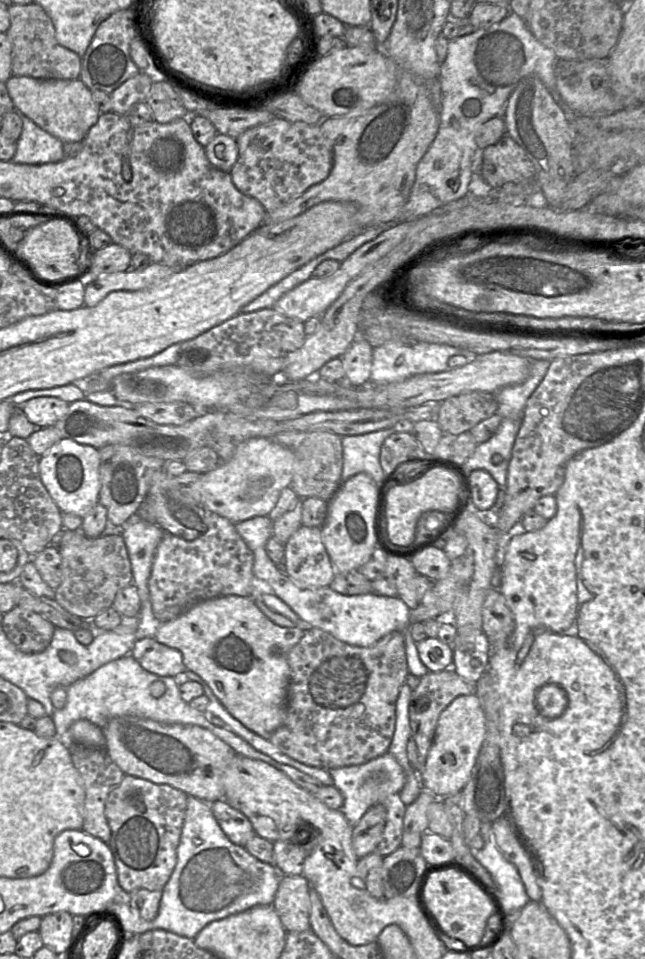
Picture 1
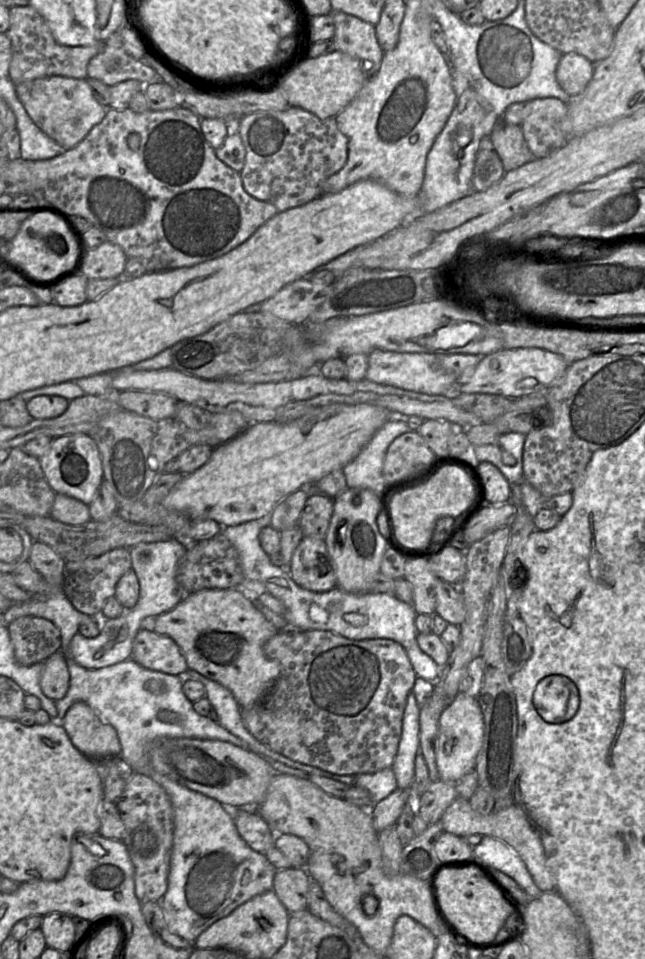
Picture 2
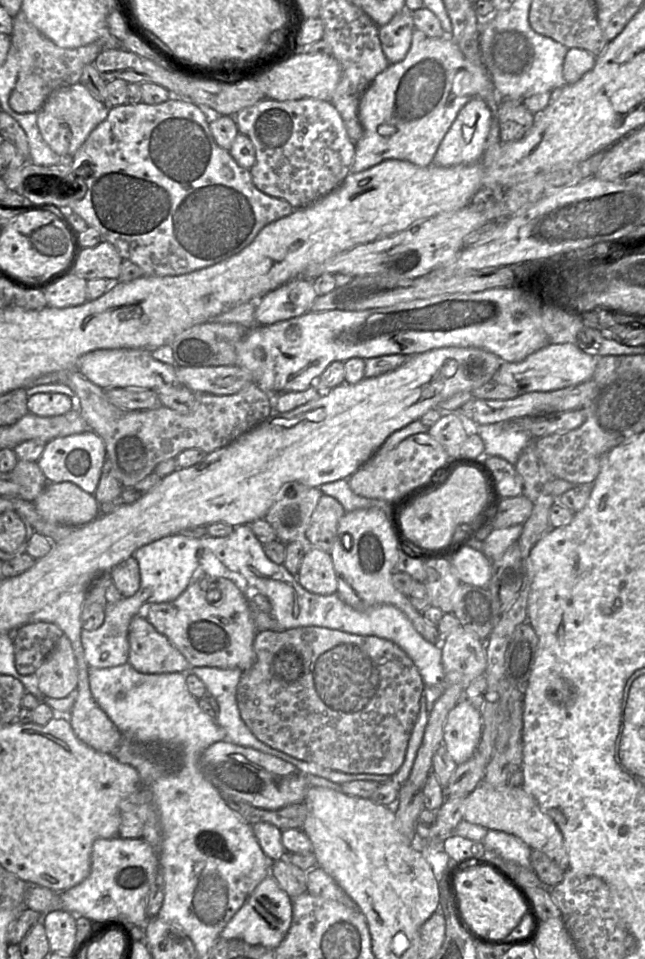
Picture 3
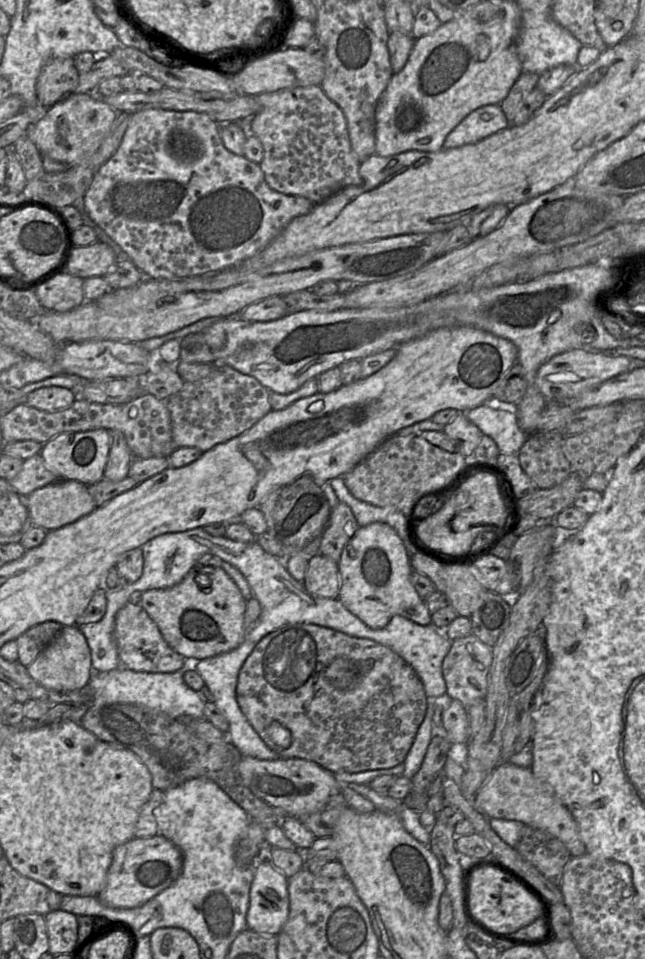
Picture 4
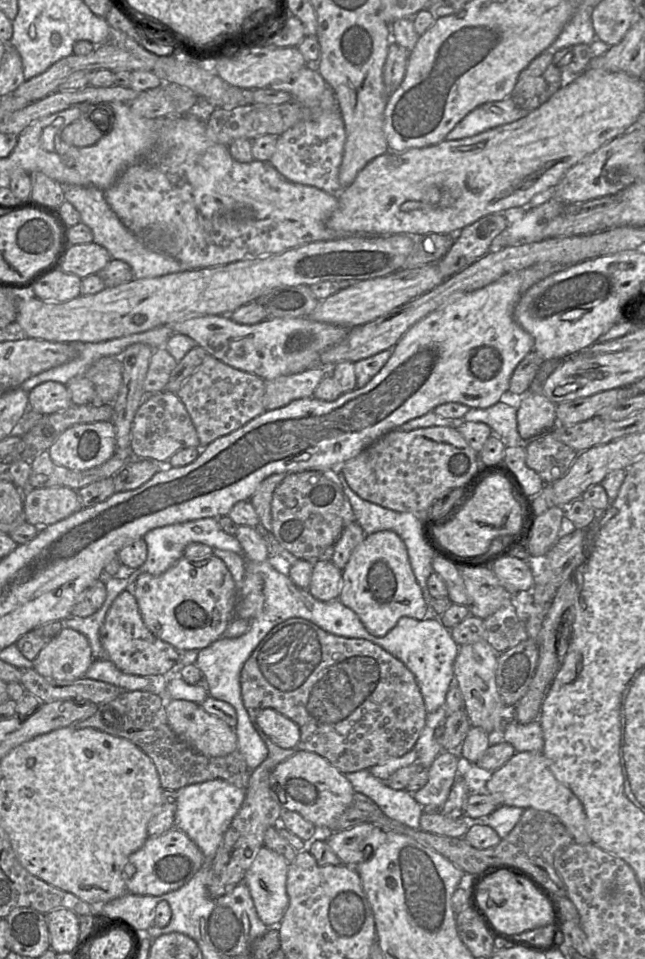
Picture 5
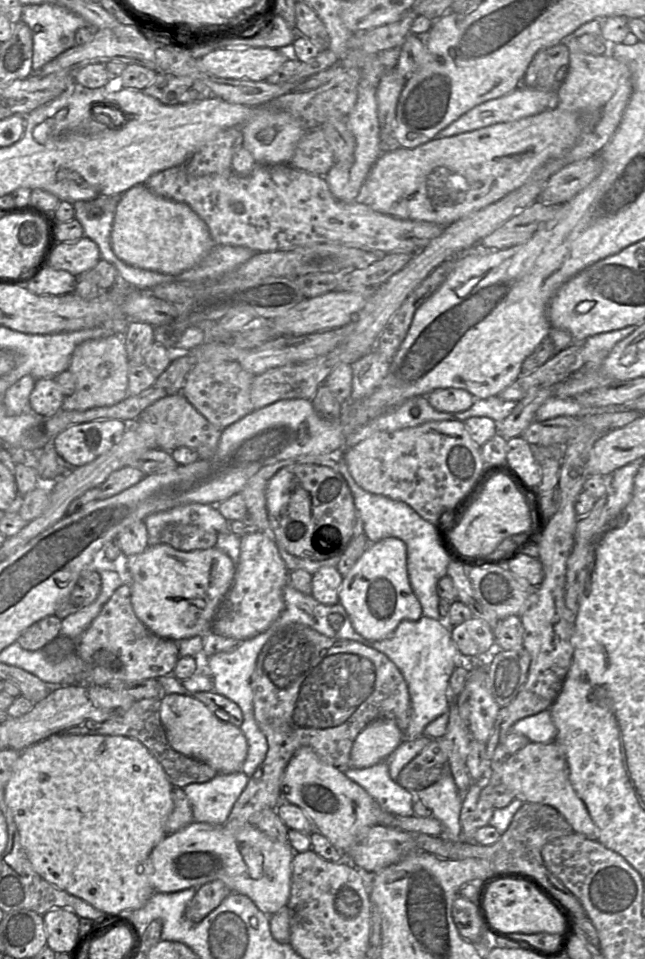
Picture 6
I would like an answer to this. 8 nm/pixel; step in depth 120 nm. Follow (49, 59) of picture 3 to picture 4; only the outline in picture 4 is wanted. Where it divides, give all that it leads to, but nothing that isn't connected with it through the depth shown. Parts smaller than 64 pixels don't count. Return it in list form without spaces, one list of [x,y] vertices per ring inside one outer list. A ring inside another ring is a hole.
[[[74,57],[50,59],[41,69],[36,82],[39,106],[49,108],[75,92],[78,80]]]

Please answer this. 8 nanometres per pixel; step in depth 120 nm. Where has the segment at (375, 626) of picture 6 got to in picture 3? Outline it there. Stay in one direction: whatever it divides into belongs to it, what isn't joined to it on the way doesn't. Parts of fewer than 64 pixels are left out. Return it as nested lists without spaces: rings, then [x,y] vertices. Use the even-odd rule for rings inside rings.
[[[368,508],[346,512],[338,522],[337,538],[330,552],[337,578],[337,594],[358,611],[383,604],[398,608],[427,642],[441,648],[442,641],[437,627],[425,620],[422,613],[412,606],[409,598],[393,586],[392,574],[399,552],[404,552],[400,538],[383,510]]]

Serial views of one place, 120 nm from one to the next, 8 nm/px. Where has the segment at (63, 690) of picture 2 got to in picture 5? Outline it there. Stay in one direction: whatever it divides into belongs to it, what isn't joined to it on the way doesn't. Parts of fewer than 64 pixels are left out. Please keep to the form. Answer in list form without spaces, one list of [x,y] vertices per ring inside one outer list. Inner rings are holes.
[[[63,627],[33,660],[33,669],[40,675],[58,681],[83,678],[94,658],[86,636]]]

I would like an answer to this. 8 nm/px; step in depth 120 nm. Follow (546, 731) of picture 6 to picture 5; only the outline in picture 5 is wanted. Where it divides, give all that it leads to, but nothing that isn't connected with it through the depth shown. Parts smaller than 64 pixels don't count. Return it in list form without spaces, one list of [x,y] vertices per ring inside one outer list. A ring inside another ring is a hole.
[[[510,719],[500,739],[511,744],[516,752],[542,752],[544,747],[543,731],[538,719],[528,724]]]

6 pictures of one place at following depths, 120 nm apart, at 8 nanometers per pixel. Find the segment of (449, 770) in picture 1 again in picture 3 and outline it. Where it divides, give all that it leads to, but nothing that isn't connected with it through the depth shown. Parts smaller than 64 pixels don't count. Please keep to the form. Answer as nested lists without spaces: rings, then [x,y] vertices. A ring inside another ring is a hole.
[[[465,697],[450,710],[443,728],[443,745],[457,765],[474,755],[482,728],[481,711]]]

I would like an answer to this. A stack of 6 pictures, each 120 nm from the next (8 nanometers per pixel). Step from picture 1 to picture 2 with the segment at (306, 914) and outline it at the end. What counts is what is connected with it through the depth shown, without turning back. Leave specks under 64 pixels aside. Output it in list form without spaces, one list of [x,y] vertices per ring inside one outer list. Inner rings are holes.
[[[305,868],[277,870],[272,890],[290,914],[307,909],[310,876]]]

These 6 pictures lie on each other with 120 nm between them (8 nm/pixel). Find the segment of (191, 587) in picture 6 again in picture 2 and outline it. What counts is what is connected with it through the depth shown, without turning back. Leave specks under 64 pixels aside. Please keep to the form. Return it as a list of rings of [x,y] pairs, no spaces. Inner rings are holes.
[[[203,589],[187,595],[173,609],[156,617],[154,631],[172,638],[183,652],[188,668],[226,687],[231,691],[241,709],[250,708],[260,703],[269,693],[281,671],[281,664],[277,660],[269,659],[264,653],[265,643],[280,632],[265,616],[255,607],[254,603],[246,598],[238,589]]]

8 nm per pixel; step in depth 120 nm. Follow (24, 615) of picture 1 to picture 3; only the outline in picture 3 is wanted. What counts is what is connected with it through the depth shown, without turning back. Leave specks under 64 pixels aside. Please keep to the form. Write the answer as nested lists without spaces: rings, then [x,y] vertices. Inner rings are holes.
[[[49,622],[28,623],[13,631],[15,667],[21,675],[36,672],[54,650],[63,631]]]

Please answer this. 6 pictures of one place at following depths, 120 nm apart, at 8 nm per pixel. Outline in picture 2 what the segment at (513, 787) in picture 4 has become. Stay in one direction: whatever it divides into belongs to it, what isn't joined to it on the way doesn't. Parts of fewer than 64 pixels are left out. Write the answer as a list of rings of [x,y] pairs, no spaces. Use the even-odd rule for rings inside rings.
[[[456,798],[440,818],[444,832],[460,837],[473,834],[492,836],[509,844],[520,856],[530,872],[535,885],[542,892],[555,891],[555,877],[546,865],[546,857],[539,834],[529,823],[524,811],[517,805],[511,805],[498,812],[480,815],[475,812],[469,800]]]

